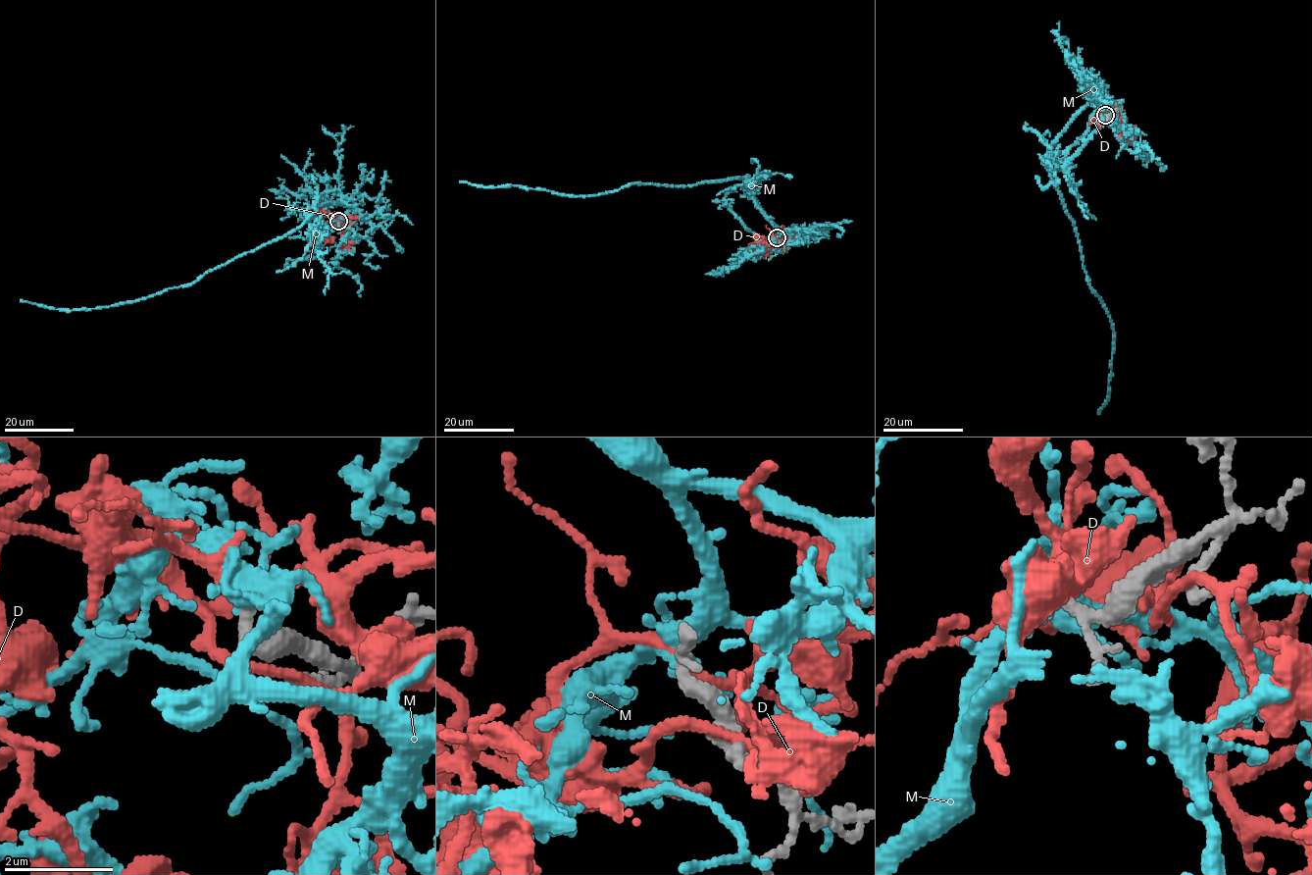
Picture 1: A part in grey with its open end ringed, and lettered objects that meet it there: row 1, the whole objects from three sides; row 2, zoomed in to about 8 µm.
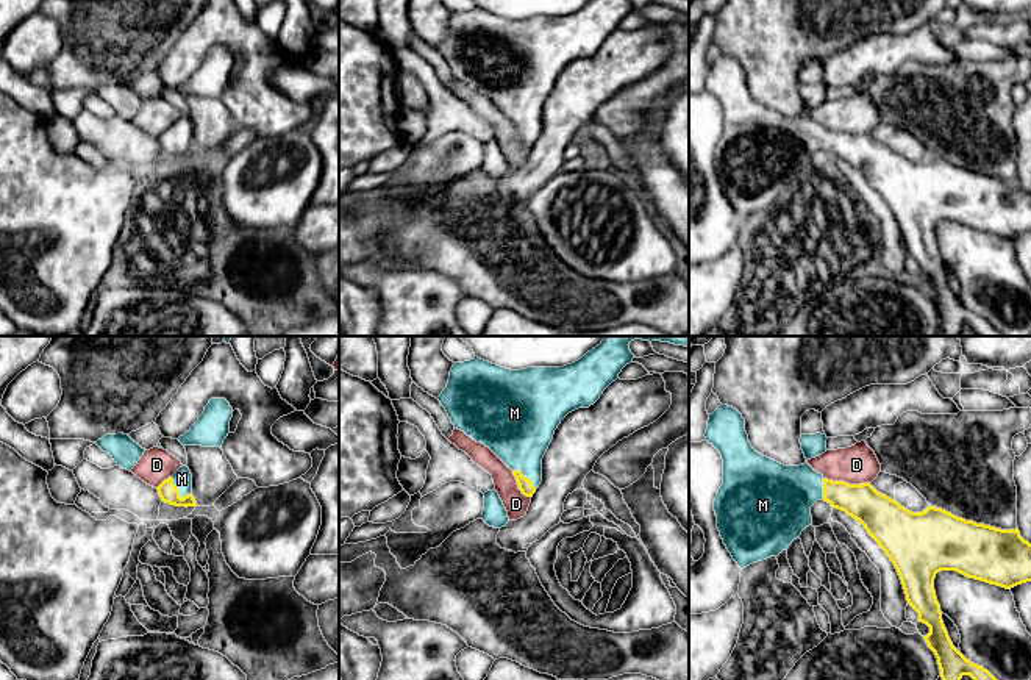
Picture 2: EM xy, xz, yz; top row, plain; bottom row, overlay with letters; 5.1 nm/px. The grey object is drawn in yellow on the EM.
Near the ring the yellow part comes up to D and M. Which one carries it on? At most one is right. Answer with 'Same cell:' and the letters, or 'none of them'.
Same cell: M

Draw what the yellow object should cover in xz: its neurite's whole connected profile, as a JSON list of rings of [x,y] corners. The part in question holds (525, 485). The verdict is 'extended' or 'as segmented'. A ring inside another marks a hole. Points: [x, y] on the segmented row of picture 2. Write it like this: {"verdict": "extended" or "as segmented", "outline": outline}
{"verdict": "extended", "outline": [[[605,336],[600,345],[572,364],[562,367],[528,367],[522,370],[511,370],[475,356],[470,361],[453,364],[447,388],[437,400],[445,408],[455,428],[489,447],[512,471],[522,494],[533,497],[542,481],[542,458],[553,439],[555,430],[569,413],[594,405],[603,391],[619,378],[622,369],[634,358],[630,350],[630,342],[634,339],[689,347],[689,336]]]}

